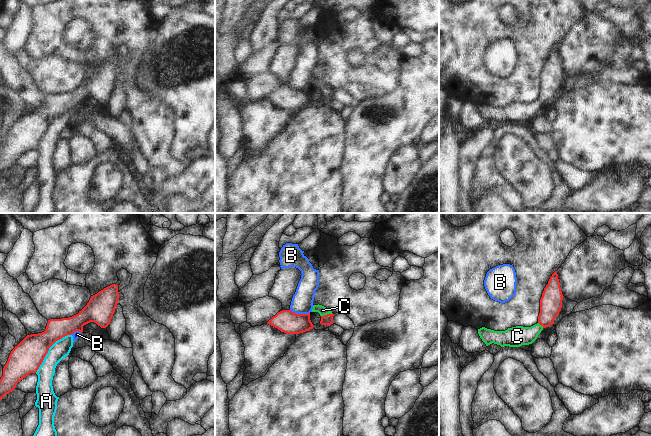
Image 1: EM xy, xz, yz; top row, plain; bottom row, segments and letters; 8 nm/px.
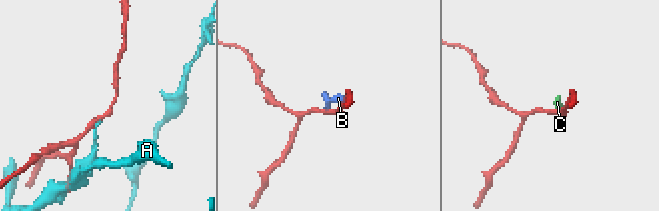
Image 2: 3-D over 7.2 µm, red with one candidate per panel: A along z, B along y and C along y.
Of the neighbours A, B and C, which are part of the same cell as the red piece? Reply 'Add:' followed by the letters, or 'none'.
Add: C

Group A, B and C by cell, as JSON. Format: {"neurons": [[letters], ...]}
{"neurons": [["A", "B"], ["C"]]}

